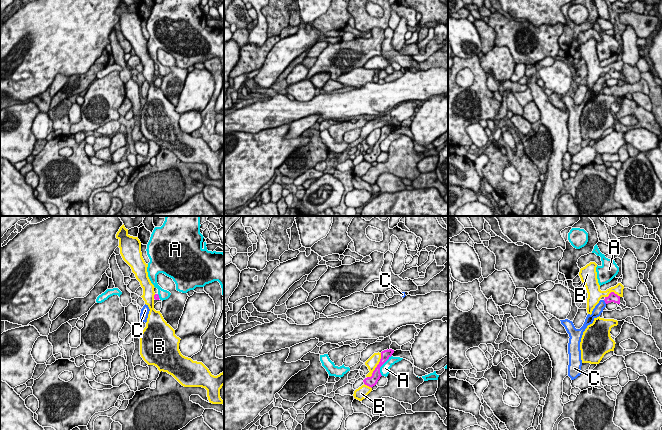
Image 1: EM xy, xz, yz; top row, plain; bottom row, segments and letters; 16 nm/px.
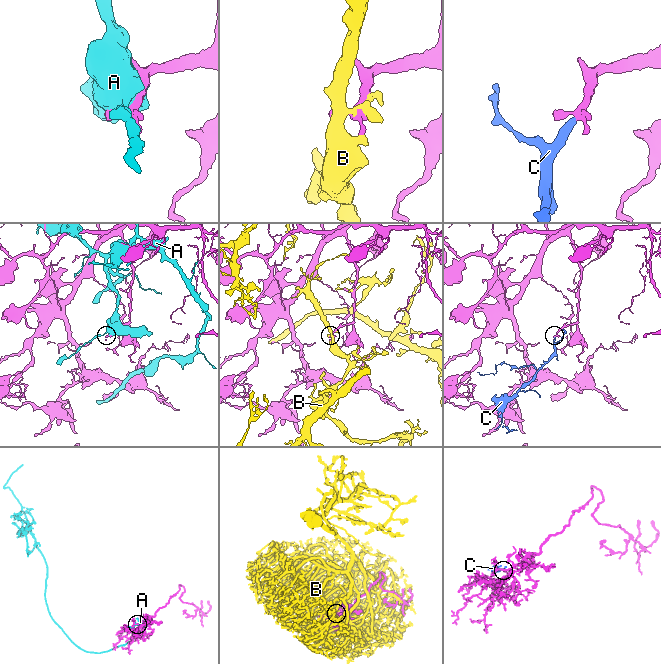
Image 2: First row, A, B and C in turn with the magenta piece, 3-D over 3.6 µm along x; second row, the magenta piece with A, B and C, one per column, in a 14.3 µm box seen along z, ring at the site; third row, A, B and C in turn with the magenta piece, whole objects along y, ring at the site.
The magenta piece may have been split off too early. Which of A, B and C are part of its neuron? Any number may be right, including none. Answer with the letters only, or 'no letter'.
C

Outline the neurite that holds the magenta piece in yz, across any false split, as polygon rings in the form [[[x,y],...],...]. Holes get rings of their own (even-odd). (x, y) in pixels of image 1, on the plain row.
[[[611,68],[608,73],[605,73],[604,76],[600,76],[599,79],[593,85],[592,90],[587,91],[585,98],[580,105],[576,105],[573,98],[568,95],[560,96],[561,100],[565,103],[570,113],[568,119],[568,130],[569,130],[568,152],[571,154],[571,156],[576,155],[582,149],[580,118],[583,108],[585,107],[588,101],[593,99],[595,94],[601,91],[606,81],[611,78],[620,80],[620,72],[618,72],[614,68]]]

